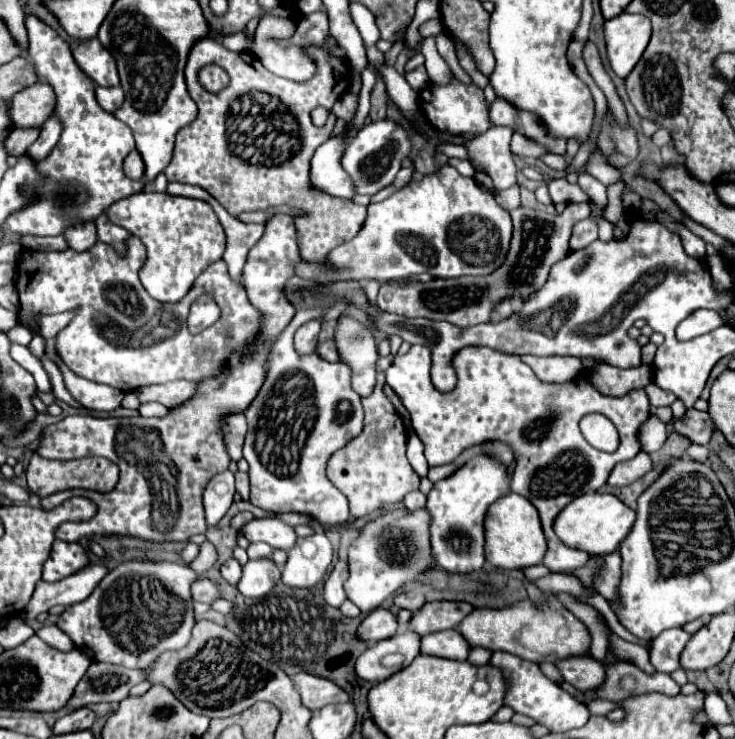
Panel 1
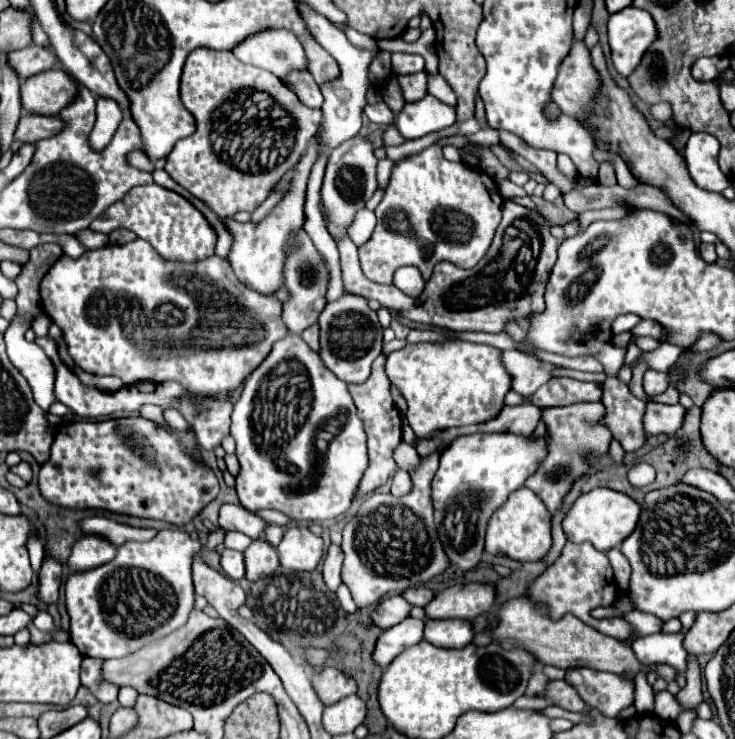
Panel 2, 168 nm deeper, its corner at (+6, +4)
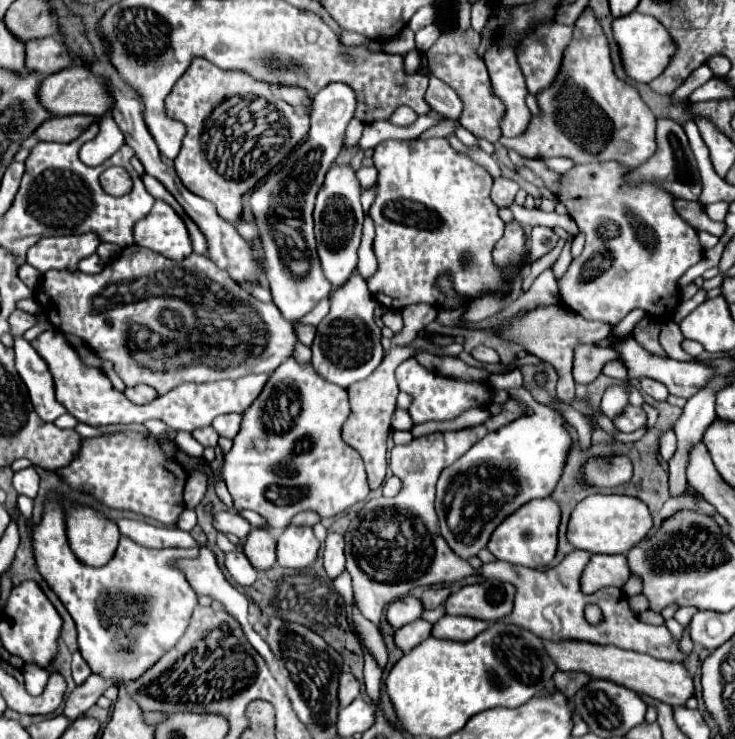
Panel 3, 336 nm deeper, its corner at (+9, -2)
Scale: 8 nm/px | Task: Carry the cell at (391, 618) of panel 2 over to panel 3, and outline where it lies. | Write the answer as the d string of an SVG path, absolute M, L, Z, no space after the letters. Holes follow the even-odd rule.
M406 595L402 599L396 599L390 607L388 607L388 621L392 623L394 629L402 627L404 623L412 623L416 619L420 619L424 607L422 601L414 595Z

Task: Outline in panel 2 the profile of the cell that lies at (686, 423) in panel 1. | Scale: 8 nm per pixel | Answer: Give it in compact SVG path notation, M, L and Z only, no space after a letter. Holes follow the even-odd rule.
M647 403L645 411L645 431L649 435L673 435L681 429L681 421L685 421L687 409L683 405L663 405L663 403Z

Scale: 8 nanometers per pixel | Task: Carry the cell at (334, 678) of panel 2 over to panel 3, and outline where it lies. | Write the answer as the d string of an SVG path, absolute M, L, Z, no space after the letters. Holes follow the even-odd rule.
M342 673L340 677L340 689L338 689L338 699L340 699L340 707L348 707L360 693L360 685L354 679L354 675L350 673Z

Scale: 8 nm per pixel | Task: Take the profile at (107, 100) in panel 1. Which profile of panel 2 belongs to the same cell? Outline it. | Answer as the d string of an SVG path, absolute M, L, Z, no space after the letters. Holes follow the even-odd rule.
M109 97L97 99L96 121L91 132L91 147L103 149L111 141L121 119L123 119L123 111L121 107L117 107L115 101L111 101Z

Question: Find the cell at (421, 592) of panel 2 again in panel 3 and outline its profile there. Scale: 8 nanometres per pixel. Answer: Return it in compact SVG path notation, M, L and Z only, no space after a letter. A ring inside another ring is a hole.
M444 587L444 589L426 589L422 593L422 603L424 603L424 609L436 609L438 605L442 605L450 595L450 589Z

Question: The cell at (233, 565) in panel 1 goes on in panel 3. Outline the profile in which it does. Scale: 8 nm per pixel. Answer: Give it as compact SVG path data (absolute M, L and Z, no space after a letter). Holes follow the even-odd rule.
M244 551L226 553L226 569L238 585L252 585L258 579L258 571L248 563Z

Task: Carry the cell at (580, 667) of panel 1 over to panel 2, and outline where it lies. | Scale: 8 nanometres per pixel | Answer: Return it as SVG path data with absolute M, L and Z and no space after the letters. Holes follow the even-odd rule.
M569 669L565 681L577 689L587 707L595 707L607 717L617 717L619 711L629 707L635 699L635 685L613 673Z

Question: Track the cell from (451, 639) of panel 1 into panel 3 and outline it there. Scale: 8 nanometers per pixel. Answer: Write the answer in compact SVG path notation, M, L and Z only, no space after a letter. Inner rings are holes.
M444 615L432 629L432 635L438 639L450 639L450 641L470 641L478 633L482 633L488 627L486 621L472 619L472 617L454 617Z

